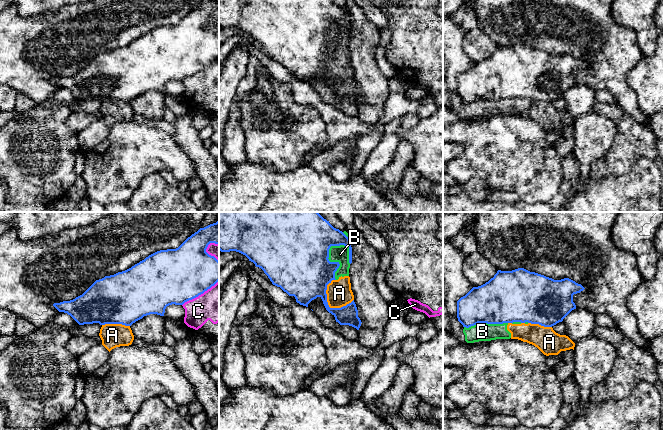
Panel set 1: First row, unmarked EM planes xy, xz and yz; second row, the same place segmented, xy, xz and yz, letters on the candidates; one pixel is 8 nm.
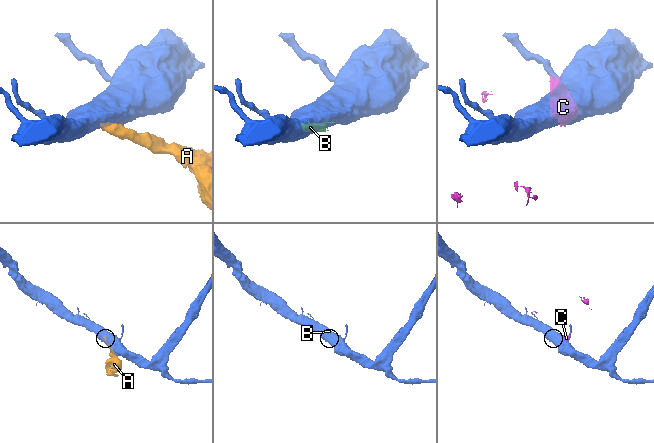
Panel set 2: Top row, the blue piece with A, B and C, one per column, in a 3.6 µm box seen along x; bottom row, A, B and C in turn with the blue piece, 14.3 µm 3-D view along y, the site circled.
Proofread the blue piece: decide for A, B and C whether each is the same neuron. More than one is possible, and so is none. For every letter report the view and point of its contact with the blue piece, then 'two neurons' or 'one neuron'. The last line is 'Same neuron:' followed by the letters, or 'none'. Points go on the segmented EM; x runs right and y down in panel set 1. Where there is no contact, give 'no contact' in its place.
A: contact xz (331, 308); two neurons
B: contact xz (328, 257); two neurons
C: contact xy (200, 294); two neurons
Same neuron: none

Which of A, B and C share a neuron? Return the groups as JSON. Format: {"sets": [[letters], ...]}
{"sets": [["A", "B"], ["C"]]}

